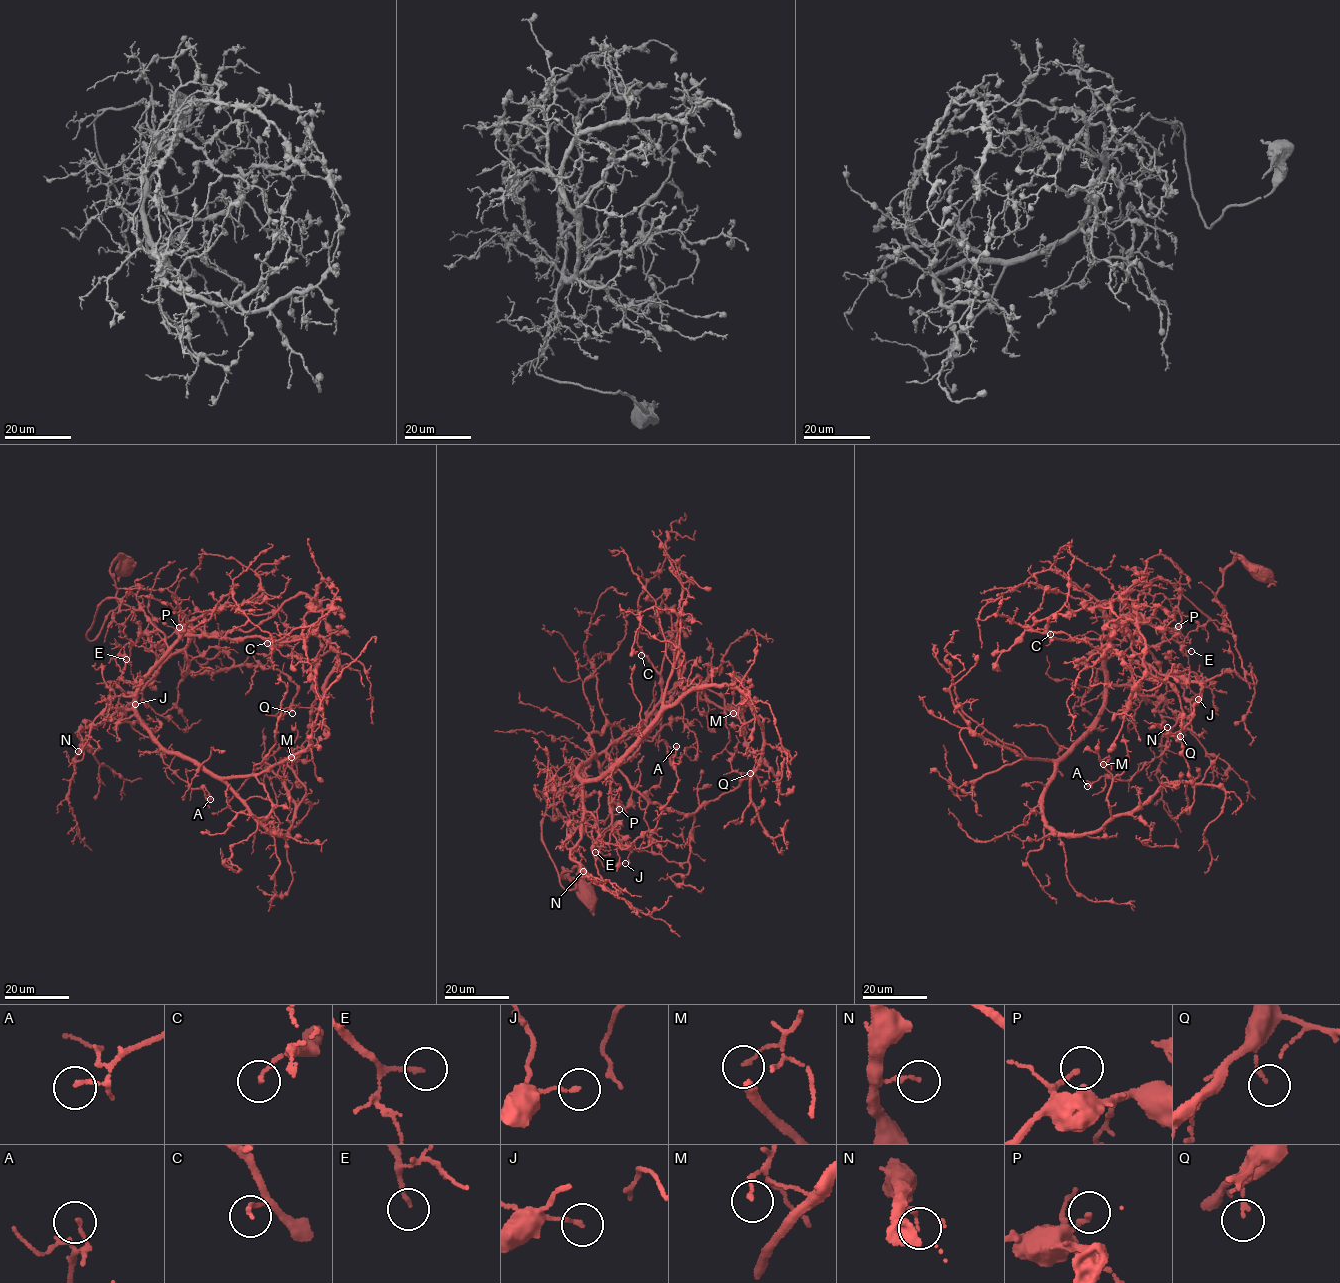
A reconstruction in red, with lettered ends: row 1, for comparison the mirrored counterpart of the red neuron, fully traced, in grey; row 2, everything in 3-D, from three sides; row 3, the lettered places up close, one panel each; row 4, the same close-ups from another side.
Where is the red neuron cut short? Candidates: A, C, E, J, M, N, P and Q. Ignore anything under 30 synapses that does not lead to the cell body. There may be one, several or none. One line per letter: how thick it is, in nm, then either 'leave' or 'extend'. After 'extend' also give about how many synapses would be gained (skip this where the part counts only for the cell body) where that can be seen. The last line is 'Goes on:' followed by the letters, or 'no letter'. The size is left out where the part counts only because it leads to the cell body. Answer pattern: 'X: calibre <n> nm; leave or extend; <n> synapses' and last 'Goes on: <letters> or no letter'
A: calibre 130 nm; leave
C: calibre 120 nm; leave
E: calibre 130 nm; extend; 35 synapses
J: calibre 120 nm; leave
M: calibre 130 nm; leave
N: calibre 140 nm; leave
P: calibre 140 nm; leave
Q: calibre 130 nm; leave
Goes on: E

